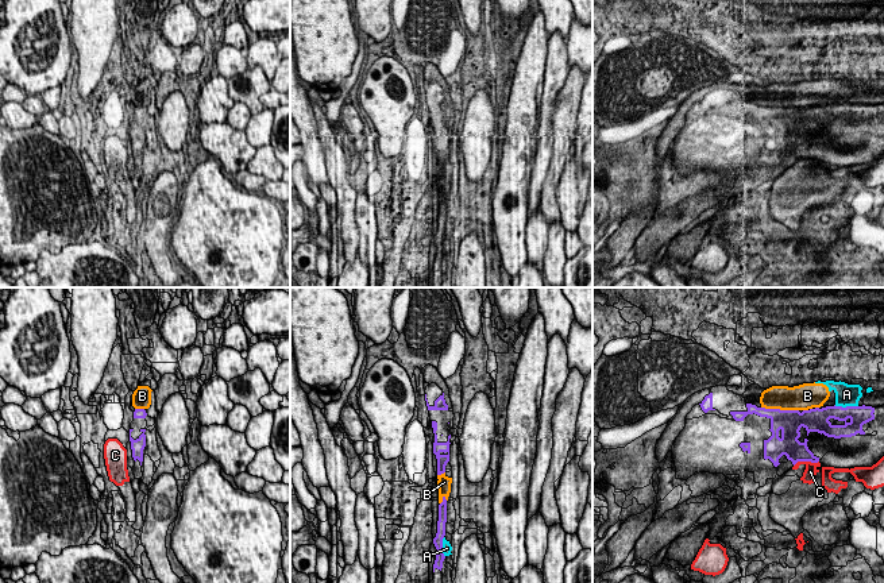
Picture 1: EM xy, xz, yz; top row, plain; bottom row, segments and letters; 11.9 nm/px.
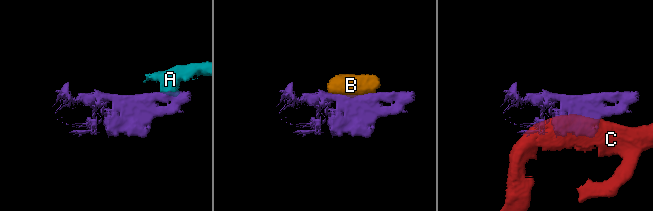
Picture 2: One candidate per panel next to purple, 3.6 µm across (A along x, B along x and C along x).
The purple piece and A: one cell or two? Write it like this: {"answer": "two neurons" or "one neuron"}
{"answer": "two neurons"}

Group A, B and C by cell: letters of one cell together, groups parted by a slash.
A B / C

